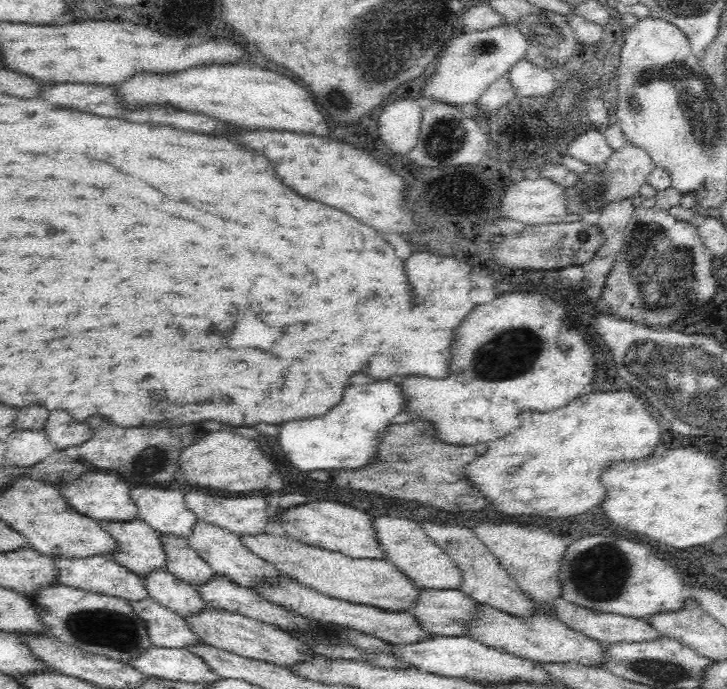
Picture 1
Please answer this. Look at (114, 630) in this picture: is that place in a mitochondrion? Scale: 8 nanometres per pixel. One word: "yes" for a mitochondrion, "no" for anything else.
yes

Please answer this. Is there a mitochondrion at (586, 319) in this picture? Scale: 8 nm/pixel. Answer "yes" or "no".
no

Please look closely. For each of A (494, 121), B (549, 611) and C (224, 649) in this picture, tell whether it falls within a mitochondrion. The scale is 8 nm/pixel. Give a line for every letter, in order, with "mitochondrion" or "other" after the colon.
A: other
B: other
C: other

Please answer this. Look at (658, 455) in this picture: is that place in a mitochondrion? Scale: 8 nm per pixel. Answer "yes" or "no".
no

